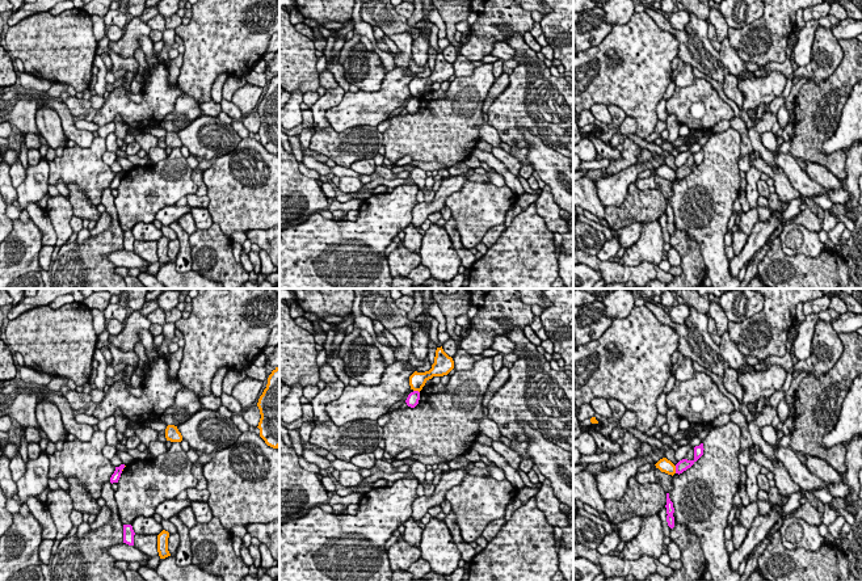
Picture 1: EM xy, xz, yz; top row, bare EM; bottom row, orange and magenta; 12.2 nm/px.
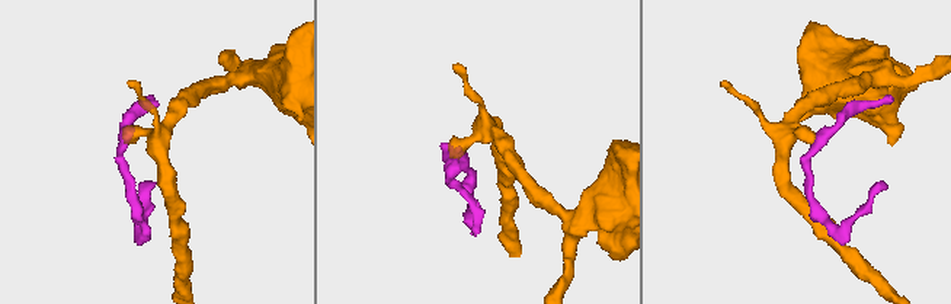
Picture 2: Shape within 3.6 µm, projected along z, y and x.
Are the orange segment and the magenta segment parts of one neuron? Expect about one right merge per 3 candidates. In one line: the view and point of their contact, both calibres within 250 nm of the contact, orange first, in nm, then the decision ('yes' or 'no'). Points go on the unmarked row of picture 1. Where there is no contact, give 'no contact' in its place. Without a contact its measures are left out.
contact yz (675, 176); calibres 160 and 140 nm; no

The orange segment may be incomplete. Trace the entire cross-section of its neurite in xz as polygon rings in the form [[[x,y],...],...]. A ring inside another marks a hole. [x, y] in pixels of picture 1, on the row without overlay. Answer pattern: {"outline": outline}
{"outline": [[[442,52],[437,54],[434,70],[432,71],[432,75],[425,79],[417,79],[415,77],[409,83],[409,92],[413,97],[421,97],[425,89],[432,85],[433,83],[443,83],[447,81],[454,75],[454,67],[451,63],[449,63]]]}

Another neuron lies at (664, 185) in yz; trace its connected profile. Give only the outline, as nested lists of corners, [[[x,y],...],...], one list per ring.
[[[656,172],[655,181],[659,185],[659,190],[664,194],[665,199],[669,199],[673,195],[672,181],[661,178]]]

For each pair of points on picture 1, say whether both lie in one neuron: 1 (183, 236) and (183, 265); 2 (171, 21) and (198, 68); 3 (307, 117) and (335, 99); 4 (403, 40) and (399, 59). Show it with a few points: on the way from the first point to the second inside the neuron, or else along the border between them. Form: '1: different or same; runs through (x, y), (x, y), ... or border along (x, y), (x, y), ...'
1: same; runs through (184, 243), (183, 259)
2: different; border along (180, 24), (175, 30)
3: different; border along (310, 108), (312, 126)
4: same; runs through (403, 45), (403, 54)

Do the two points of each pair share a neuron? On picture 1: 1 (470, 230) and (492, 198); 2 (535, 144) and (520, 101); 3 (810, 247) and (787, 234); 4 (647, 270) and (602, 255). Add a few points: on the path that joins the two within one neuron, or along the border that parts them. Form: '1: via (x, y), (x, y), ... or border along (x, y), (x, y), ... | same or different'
1: via (472, 222), (474, 217), (484, 206) | same
2: border along (518, 127), (526, 127), (558, 151) | different
3: via (807, 240), (800, 234), (794, 234) | same
4: border along (596, 256), (601, 260), (608, 260) | different

